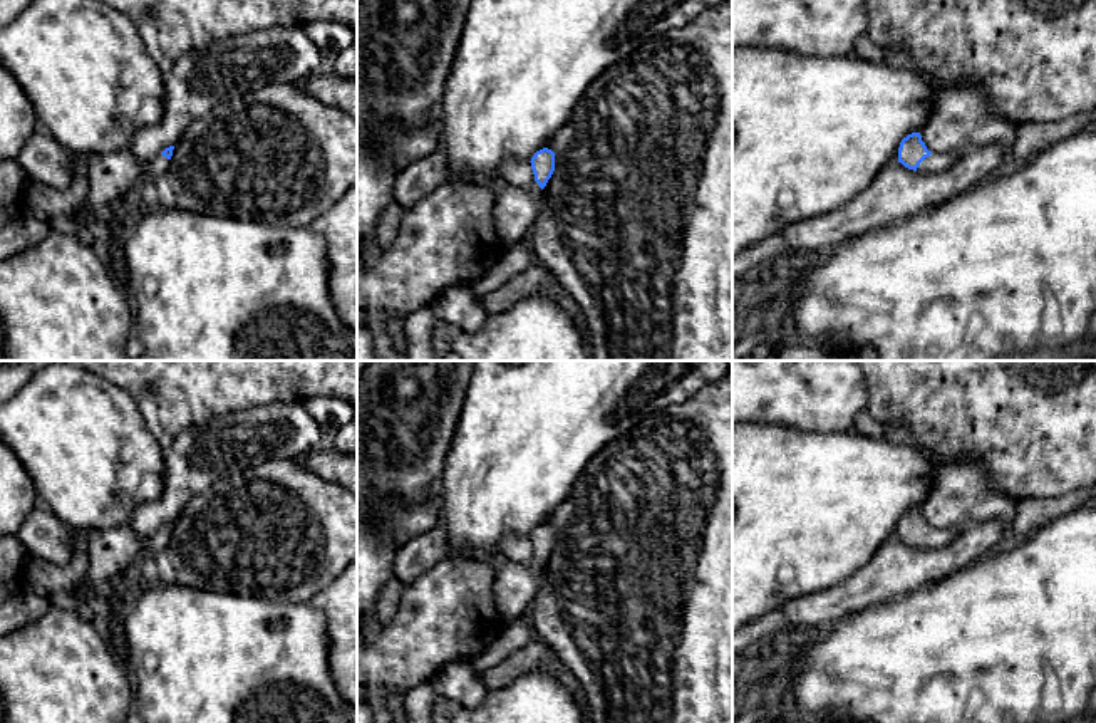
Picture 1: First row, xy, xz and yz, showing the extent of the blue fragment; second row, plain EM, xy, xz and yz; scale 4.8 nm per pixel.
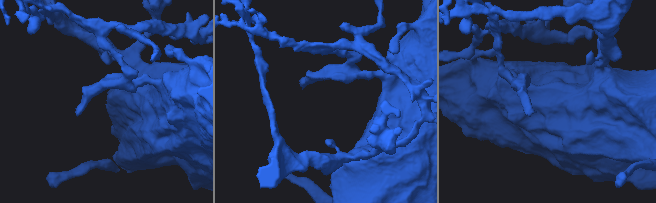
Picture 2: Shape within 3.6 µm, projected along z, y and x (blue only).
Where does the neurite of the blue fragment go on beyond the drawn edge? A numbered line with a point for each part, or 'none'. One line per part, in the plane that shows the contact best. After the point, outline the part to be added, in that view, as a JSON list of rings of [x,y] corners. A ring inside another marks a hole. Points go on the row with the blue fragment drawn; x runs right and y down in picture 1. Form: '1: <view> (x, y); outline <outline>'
1: yz (937, 161); outline [[[932,153],[920,163],[917,171],[925,174],[945,171],[959,159],[959,156],[960,153]]]

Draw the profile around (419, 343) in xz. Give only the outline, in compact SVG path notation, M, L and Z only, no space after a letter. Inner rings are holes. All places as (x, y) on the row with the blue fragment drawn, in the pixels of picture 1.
M432 307L419 309L404 319L406 361L439 361L439 342L432 335L436 324Z

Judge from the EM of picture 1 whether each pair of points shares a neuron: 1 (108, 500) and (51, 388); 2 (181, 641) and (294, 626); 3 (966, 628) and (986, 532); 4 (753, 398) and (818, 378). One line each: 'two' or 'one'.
1: one
2: one
3: two
4: one

